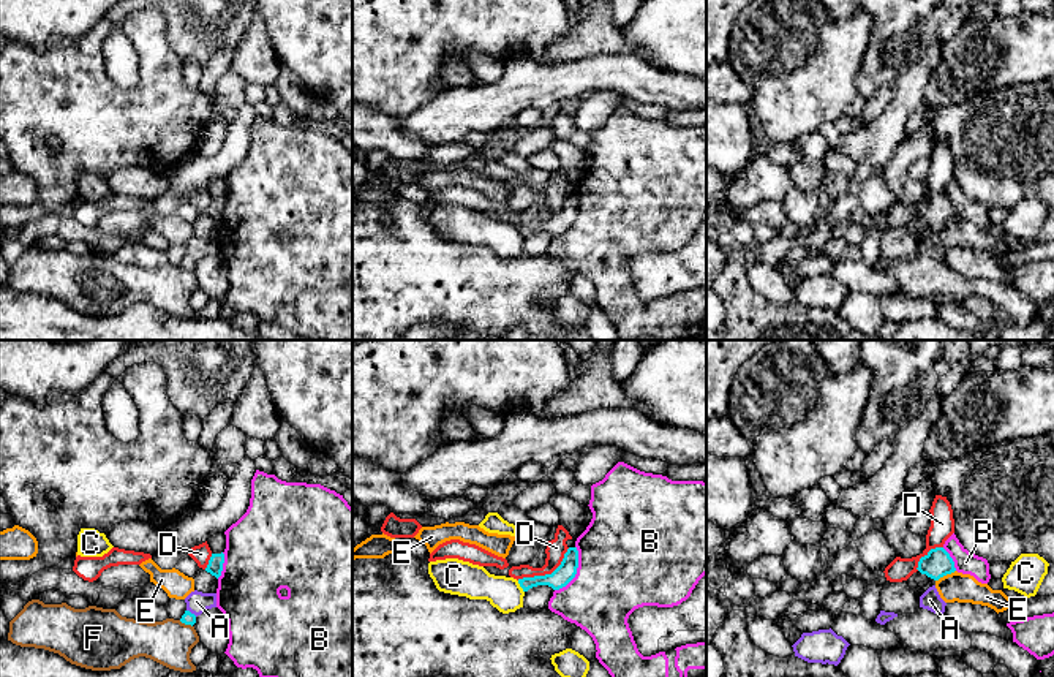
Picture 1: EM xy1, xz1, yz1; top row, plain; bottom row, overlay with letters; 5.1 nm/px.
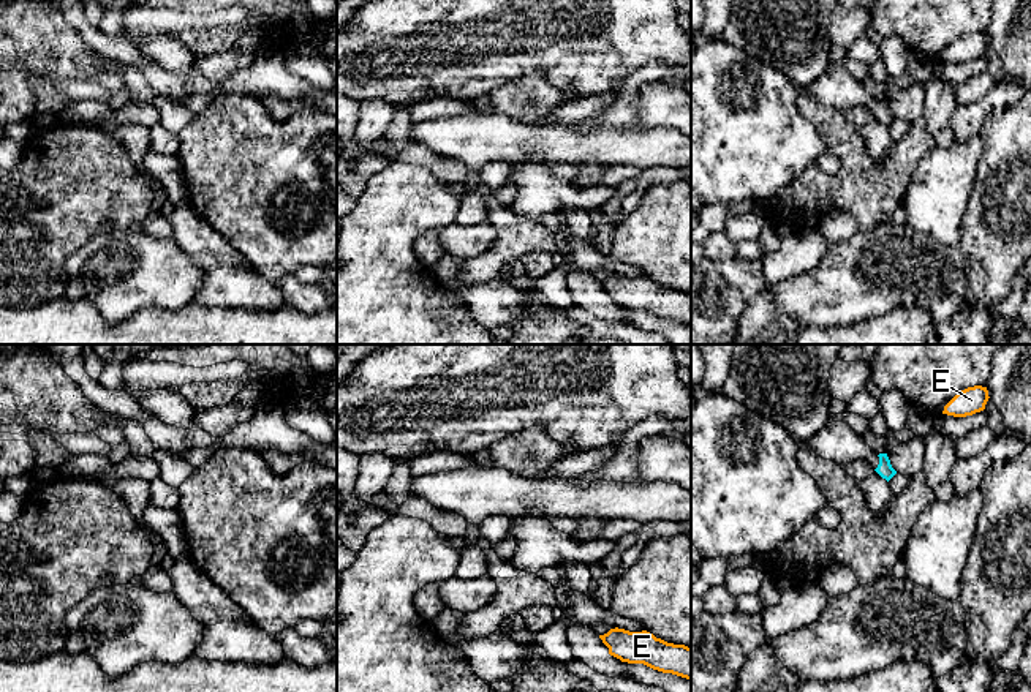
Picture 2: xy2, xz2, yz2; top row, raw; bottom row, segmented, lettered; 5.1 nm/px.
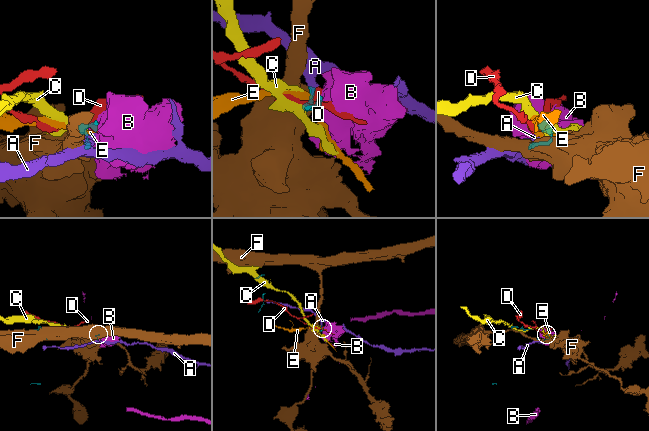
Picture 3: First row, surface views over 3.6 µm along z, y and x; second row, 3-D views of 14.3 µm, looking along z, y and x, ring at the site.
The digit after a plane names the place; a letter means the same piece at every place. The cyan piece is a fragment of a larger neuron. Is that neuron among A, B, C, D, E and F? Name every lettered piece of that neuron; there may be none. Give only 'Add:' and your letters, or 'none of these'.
Add: none of these

